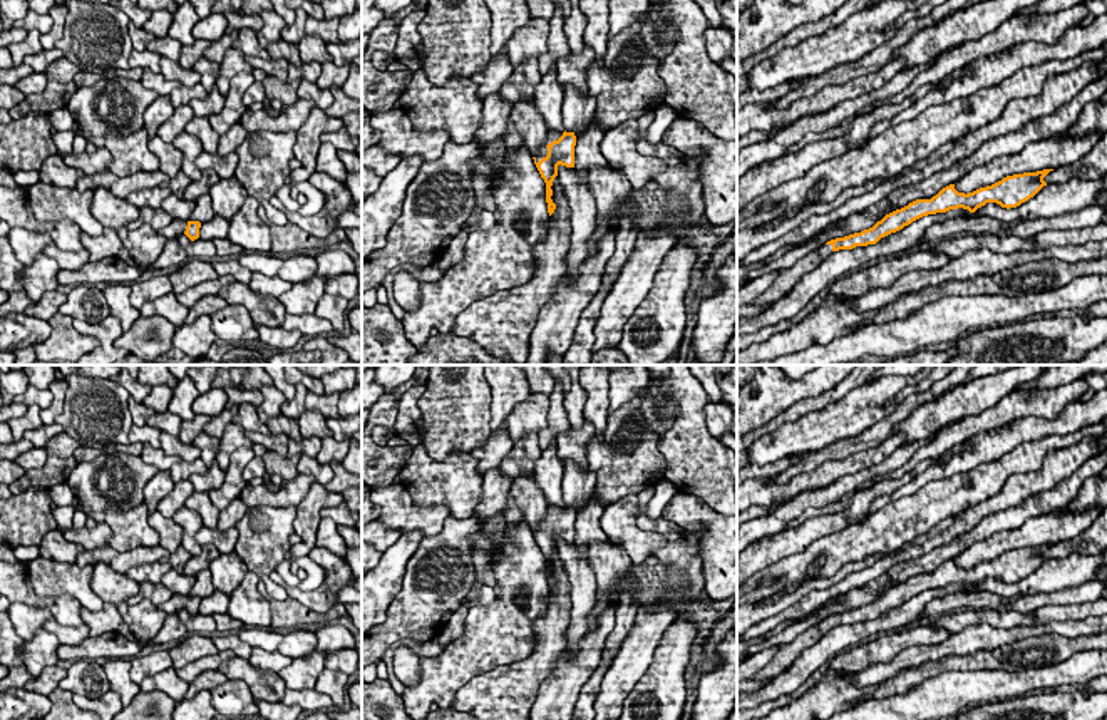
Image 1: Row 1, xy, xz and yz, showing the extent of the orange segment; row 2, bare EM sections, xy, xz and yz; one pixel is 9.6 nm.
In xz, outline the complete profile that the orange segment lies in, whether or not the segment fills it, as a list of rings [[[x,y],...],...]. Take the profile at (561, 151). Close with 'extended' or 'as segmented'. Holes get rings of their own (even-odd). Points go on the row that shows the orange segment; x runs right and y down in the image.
[[[546,127],[546,141],[539,147],[534,164],[546,183],[546,203],[549,216],[554,213],[556,204],[553,203],[553,181],[558,176],[558,166],[574,167],[574,132],[558,132]]] | extended

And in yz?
[[[1053,169],[1007,176],[991,186],[980,188],[968,194],[958,193],[955,184],[950,184],[931,199],[916,199],[908,206],[886,214],[869,229],[831,239],[811,251],[804,258],[797,260],[794,266],[780,270],[774,283],[750,305],[757,306],[780,300],[802,280],[806,273],[817,270],[831,253],[839,249],[852,249],[856,246],[876,244],[881,238],[903,229],[923,216],[946,213],[958,208],[975,213],[986,203],[996,203],[1007,209],[1017,208],[1047,186],[1043,177],[1050,171]]] | extended

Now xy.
[[[172,219],[166,228],[159,229],[157,233],[167,239],[186,234],[191,241],[194,241],[199,238],[199,228],[199,221]]] | extended

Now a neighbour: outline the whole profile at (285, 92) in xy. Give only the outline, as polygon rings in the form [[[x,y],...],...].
[[[266,75],[263,87],[270,102],[280,100],[283,107],[286,107],[293,105],[298,100],[296,90],[300,87],[300,80],[280,82],[276,77]]]

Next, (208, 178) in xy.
[[[214,169],[201,171],[201,177],[198,181],[191,181],[186,188],[183,199],[194,204],[199,196],[209,194],[209,189],[219,181],[221,177],[216,174]]]

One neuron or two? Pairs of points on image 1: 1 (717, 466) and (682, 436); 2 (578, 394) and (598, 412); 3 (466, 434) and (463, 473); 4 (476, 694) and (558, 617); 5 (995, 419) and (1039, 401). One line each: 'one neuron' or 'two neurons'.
1: one neuron
2: two neurons
3: two neurons
4: one neuron
5: one neuron

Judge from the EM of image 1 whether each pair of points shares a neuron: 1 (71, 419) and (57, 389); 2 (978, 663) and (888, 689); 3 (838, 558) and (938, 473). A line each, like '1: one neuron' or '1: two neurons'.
1: two neurons
2: one neuron
3: two neurons

